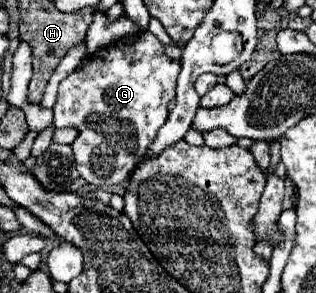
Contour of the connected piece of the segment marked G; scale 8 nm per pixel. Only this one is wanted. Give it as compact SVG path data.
M147 31L143 35L129 35L97 51L91 57L91 63L87 63L87 67L73 71L69 77L61 81L59 97L53 107L55 127L75 127L79 131L71 147L75 153L77 171L87 183L97 187L111 187L123 183L131 175L135 163L143 159L157 131L167 121L167 103L175 97L179 69L181 63L167 59L165 45Z

